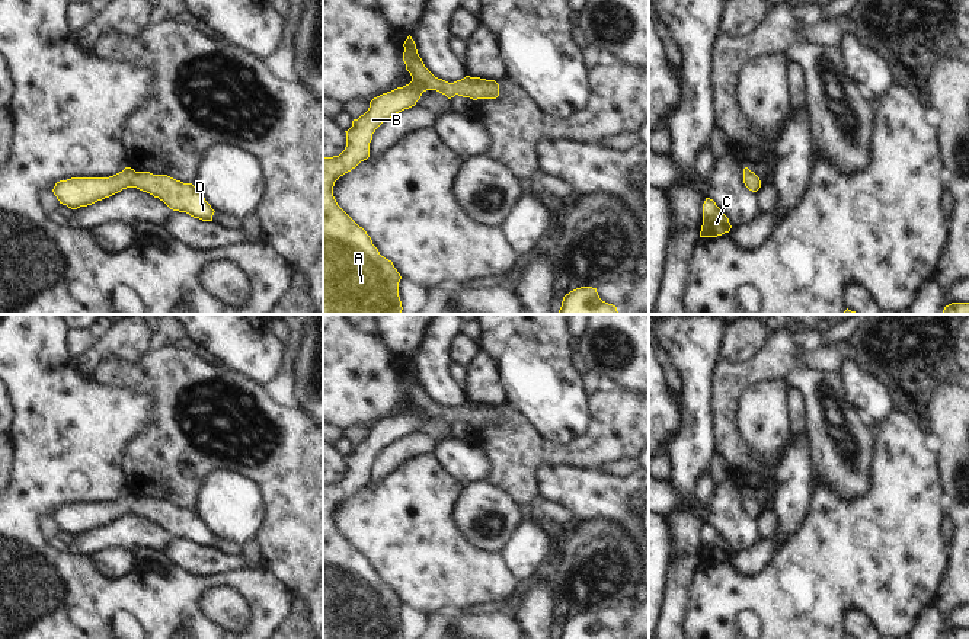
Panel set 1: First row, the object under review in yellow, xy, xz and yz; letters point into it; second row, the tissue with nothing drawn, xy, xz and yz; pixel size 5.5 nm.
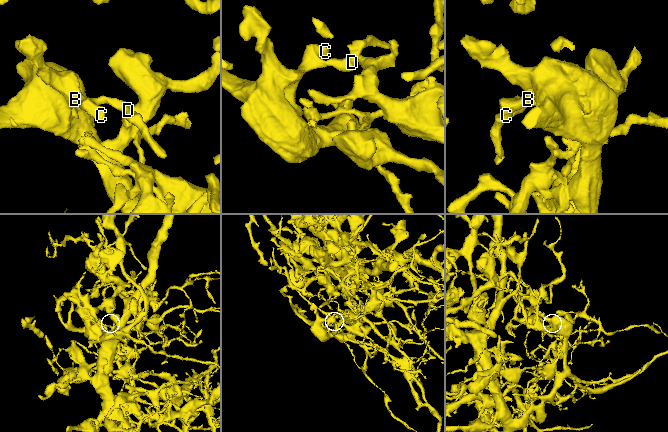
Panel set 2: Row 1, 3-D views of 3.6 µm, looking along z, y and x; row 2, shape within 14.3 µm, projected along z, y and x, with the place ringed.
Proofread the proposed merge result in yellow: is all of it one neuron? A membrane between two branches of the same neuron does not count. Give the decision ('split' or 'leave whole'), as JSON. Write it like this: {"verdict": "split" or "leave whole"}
{"verdict": "leave whole"}

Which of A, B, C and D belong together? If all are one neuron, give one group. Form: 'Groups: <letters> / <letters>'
Groups: A B C D.

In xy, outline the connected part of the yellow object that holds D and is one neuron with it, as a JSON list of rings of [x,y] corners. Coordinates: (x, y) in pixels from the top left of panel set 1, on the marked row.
[[[125,167],[109,177],[71,177],[60,180],[52,192],[60,204],[77,209],[109,198],[127,188],[147,192],[163,201],[173,211],[186,212],[202,221],[212,221],[215,211],[192,183],[183,183],[167,175],[135,172],[131,167]]]

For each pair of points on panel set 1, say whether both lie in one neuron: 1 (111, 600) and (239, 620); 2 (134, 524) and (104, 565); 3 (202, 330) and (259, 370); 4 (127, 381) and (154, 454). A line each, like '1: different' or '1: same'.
1: different
2: different
3: same
4: same

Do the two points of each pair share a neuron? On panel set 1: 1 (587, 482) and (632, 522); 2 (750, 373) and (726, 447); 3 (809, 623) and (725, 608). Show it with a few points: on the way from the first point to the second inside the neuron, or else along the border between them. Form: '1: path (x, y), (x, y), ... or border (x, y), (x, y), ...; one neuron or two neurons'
1: path (598, 493), (605, 496), (620, 511); one neuron
2: path (731, 392), (726, 396), (726, 428); one neuron
3: path (789, 602), (745, 601); one neuron

